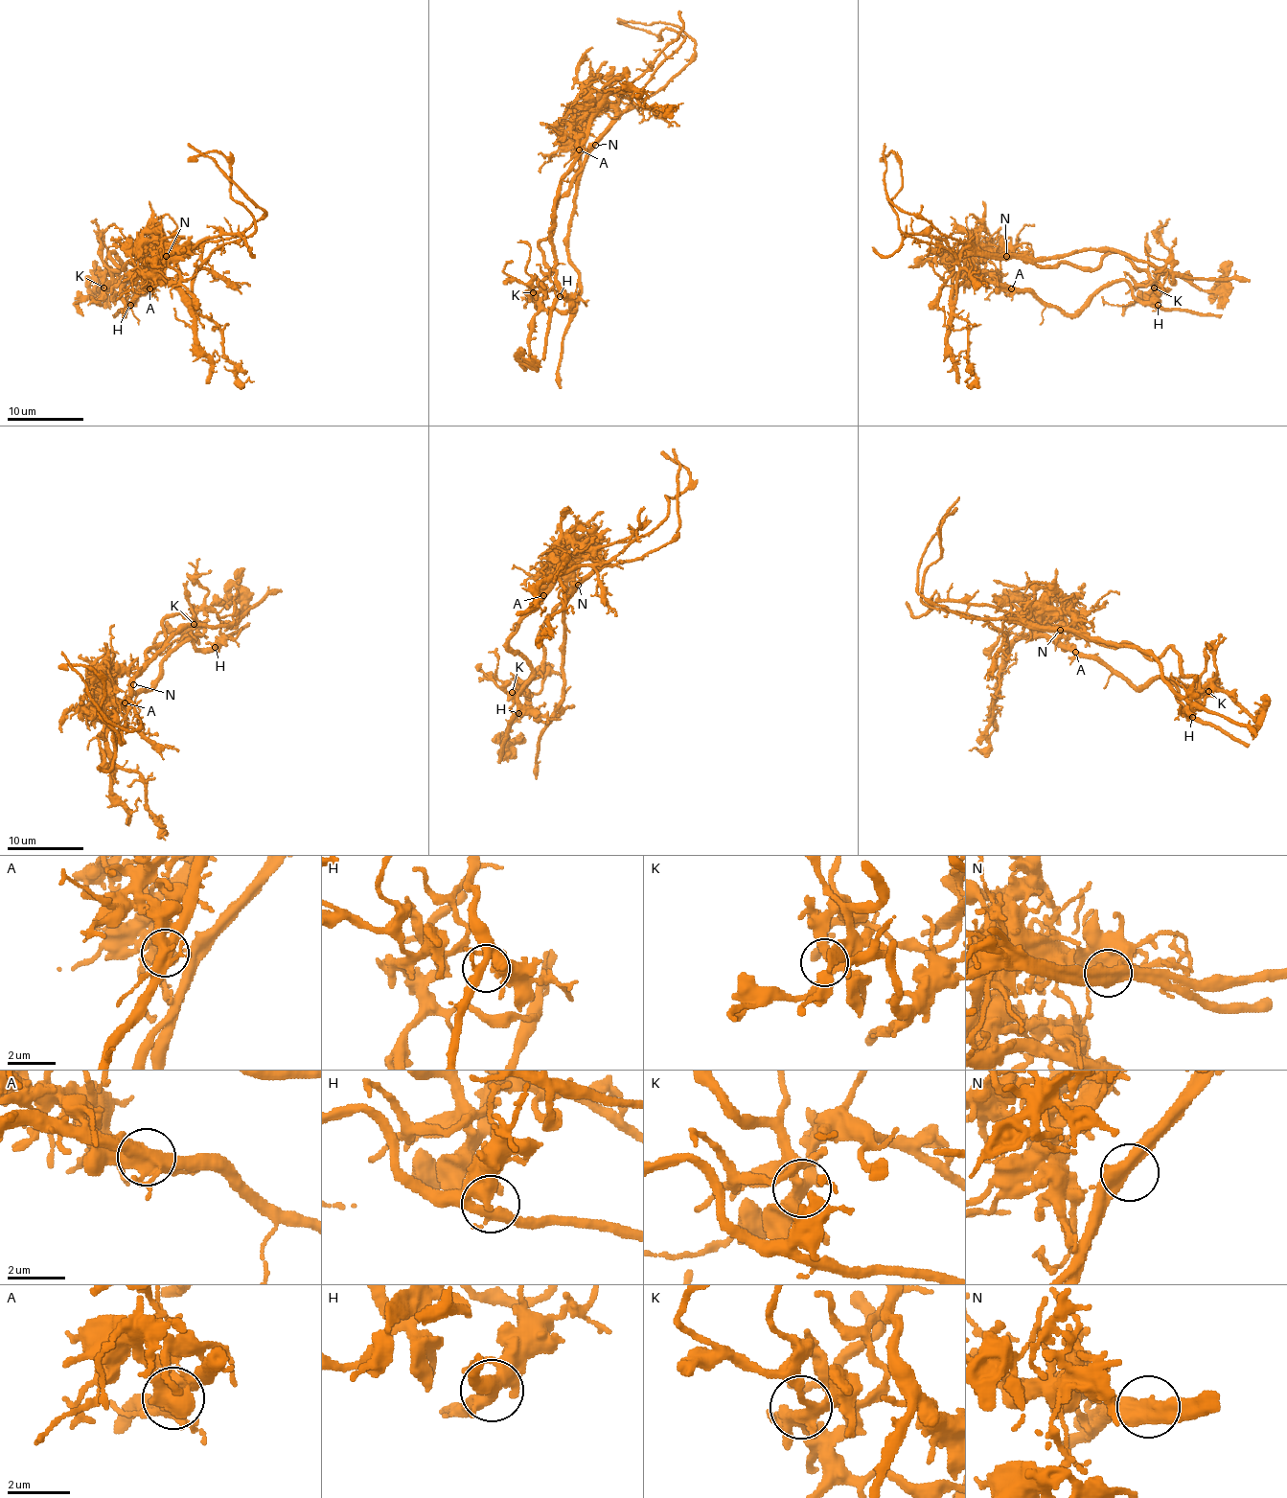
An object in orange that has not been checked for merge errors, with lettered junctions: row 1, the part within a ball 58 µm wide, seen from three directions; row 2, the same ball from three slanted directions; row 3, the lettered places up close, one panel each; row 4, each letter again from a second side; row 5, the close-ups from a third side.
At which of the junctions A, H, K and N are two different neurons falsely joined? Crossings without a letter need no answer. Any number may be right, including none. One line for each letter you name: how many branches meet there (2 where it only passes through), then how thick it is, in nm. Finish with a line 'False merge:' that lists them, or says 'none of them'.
A: 3 branches meet; 500 nm thick
N: 3 branches meet; 440 nm thick
False merge: A, N

